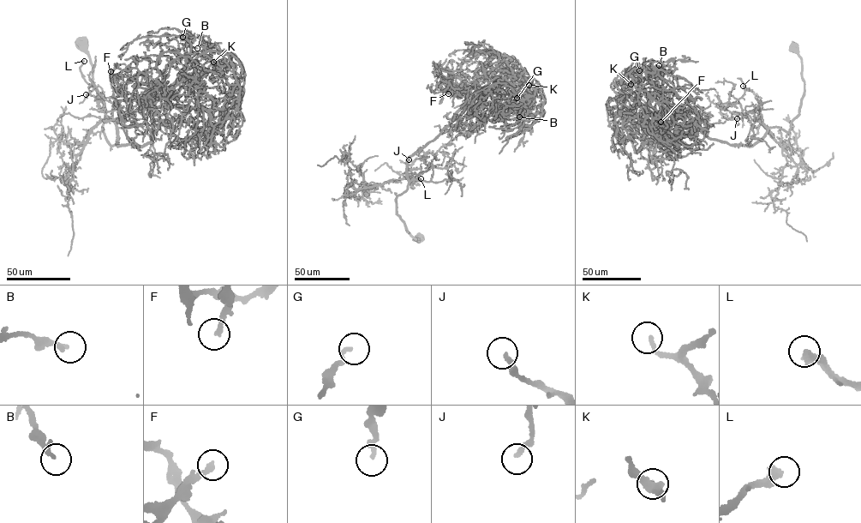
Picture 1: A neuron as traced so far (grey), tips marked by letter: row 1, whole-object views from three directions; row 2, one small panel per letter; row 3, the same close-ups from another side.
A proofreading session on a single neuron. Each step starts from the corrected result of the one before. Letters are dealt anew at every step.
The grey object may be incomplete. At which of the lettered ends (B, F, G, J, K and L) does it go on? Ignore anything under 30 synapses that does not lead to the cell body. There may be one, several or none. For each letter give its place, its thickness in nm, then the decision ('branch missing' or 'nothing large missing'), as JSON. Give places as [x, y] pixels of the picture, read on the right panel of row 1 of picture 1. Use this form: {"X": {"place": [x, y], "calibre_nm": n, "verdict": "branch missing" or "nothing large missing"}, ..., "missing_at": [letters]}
{"B": {"place": [659, 65], "calibre_nm": 240, "verdict": "nothing large missing"}, "F": {"place": [660, 122], "calibre_nm": 200, "verdict": "branch missing"}, "G": {"place": [639, 70], "calibre_nm": 170, "verdict": "nothing large missing"}, "J": {"place": [737, 118], "calibre_nm": 240, "verdict": "nothing large missing"}, "K": {"place": [630, 84], "calibre_nm": 170, "verdict": "nothing large missing"}, "L": {"place": [743, 86], "calibre_nm": 420, "verdict": "branch missing"}, "missing_at": ["F", "L"]}

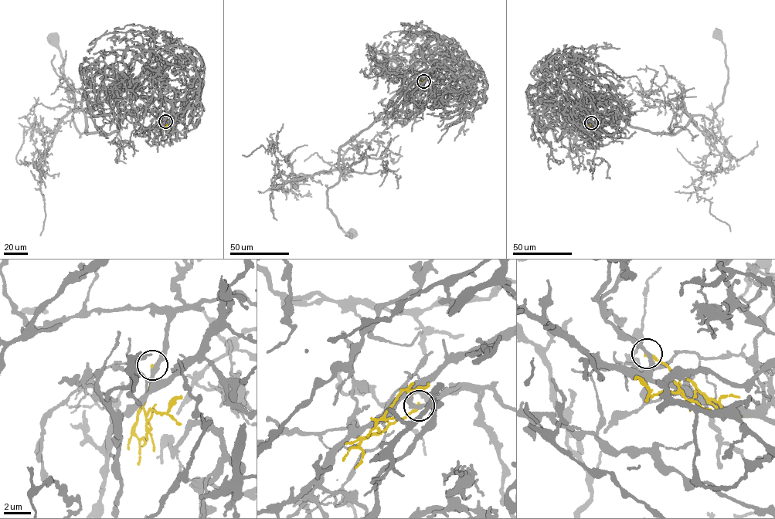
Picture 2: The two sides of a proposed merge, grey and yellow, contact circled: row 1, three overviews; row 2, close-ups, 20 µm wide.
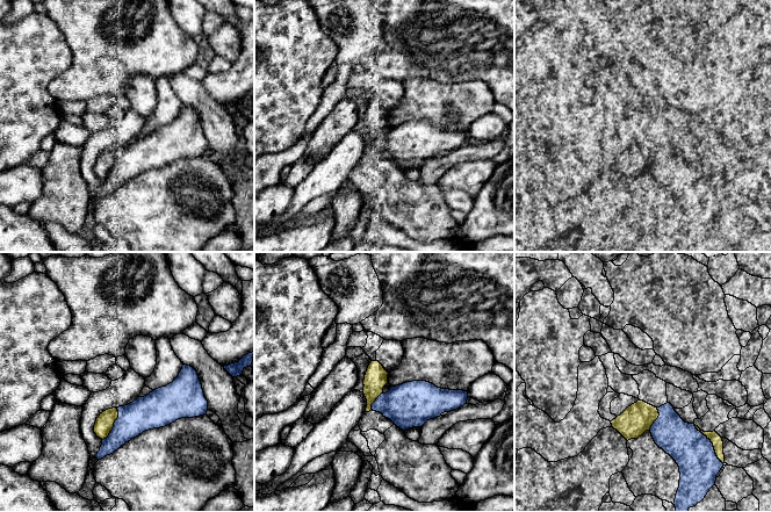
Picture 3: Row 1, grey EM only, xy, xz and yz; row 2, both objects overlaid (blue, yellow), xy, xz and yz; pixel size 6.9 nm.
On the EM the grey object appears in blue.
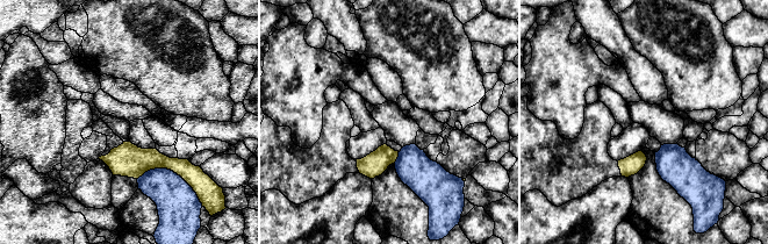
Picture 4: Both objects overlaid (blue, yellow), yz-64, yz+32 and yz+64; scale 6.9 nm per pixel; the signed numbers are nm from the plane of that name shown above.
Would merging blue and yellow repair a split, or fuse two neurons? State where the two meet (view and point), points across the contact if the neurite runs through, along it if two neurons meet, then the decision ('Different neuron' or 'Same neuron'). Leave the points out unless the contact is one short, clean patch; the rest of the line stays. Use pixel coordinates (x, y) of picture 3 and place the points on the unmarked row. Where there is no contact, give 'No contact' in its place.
Touches blue at yz (712, 184). Different neuron

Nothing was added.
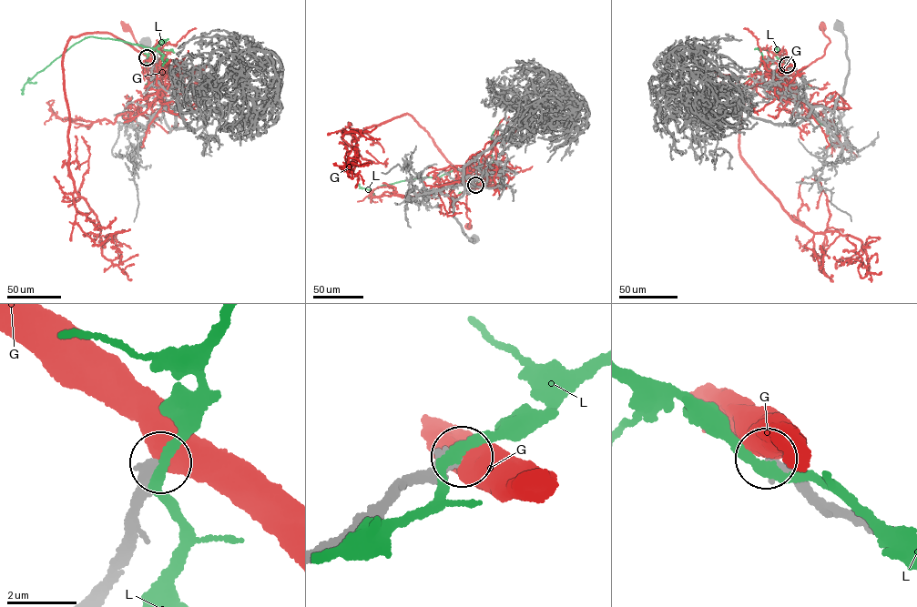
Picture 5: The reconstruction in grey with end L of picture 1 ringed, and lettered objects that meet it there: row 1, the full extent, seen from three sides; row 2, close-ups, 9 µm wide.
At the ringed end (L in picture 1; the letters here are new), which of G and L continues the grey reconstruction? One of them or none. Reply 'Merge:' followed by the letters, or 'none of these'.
Merge: none of these

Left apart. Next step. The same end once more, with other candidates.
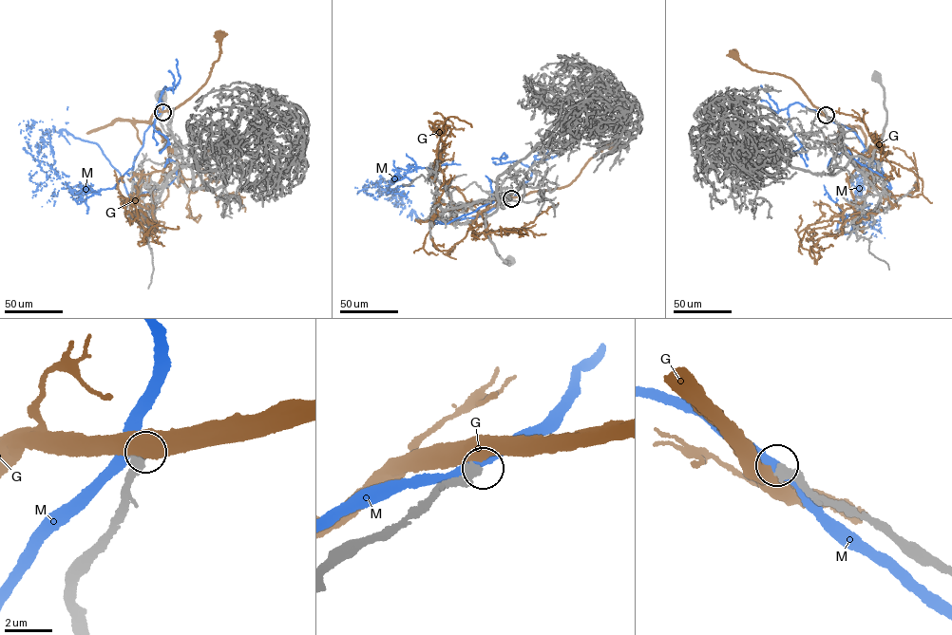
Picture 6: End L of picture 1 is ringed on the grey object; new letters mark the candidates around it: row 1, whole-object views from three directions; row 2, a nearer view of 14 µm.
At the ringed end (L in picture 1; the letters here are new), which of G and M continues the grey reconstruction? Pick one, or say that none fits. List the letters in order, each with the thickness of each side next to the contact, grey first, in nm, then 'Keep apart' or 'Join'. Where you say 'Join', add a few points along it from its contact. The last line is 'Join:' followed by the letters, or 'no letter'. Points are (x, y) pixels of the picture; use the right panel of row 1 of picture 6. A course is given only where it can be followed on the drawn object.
G: Thickness 400 nm (grey) against 550 nm. Keep apart
M: Thickness 480 nm (grey) against 440 nm. Keep apart
Join: no letter

